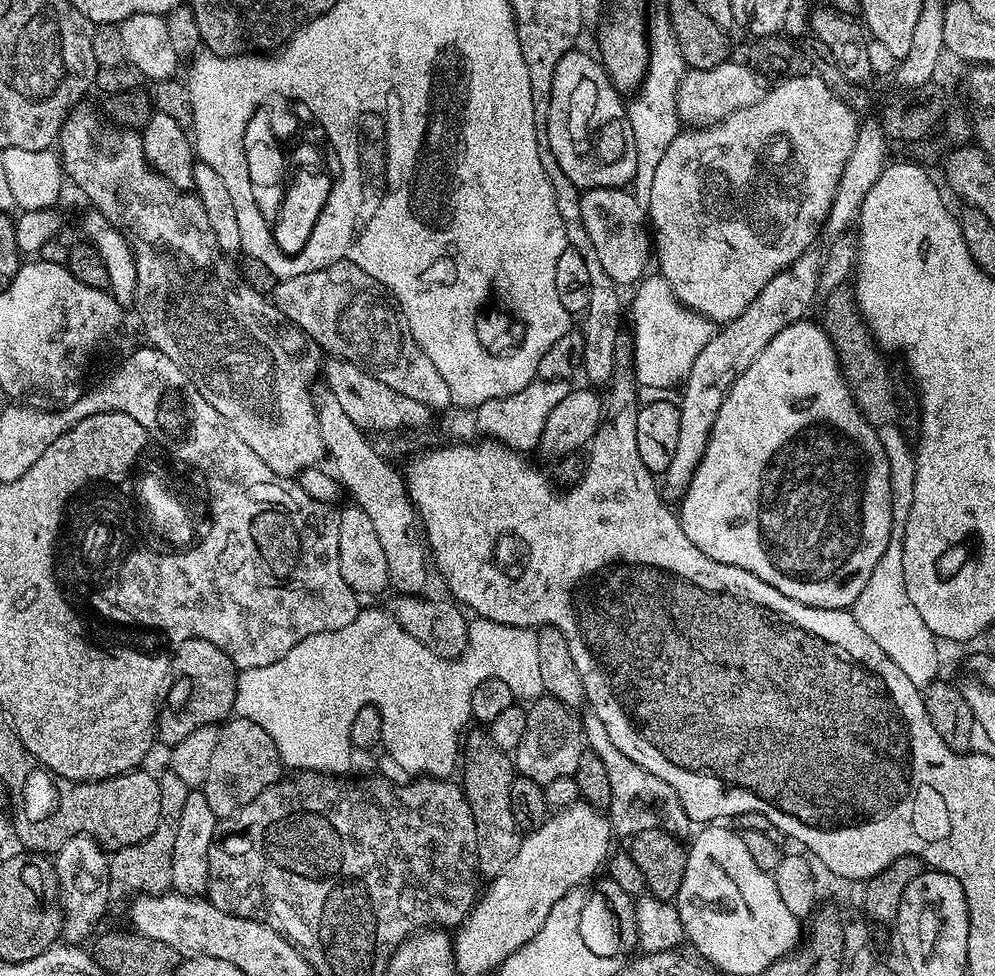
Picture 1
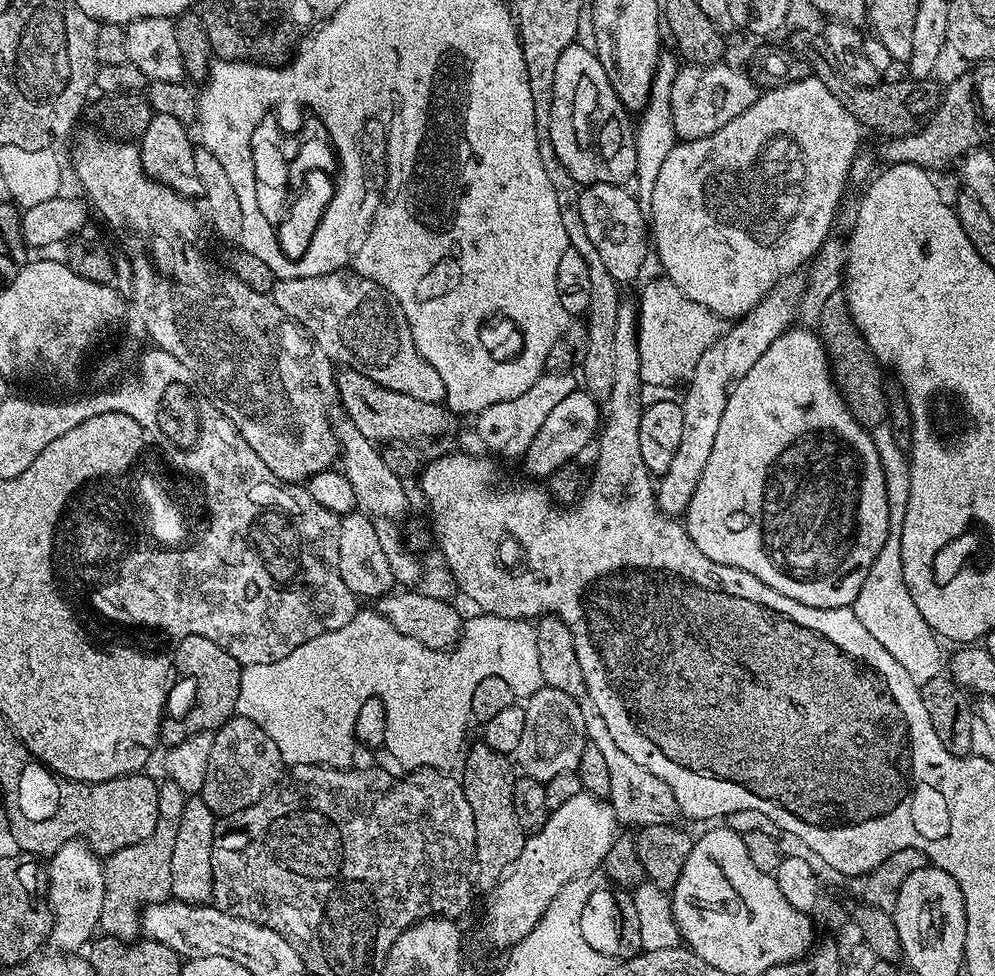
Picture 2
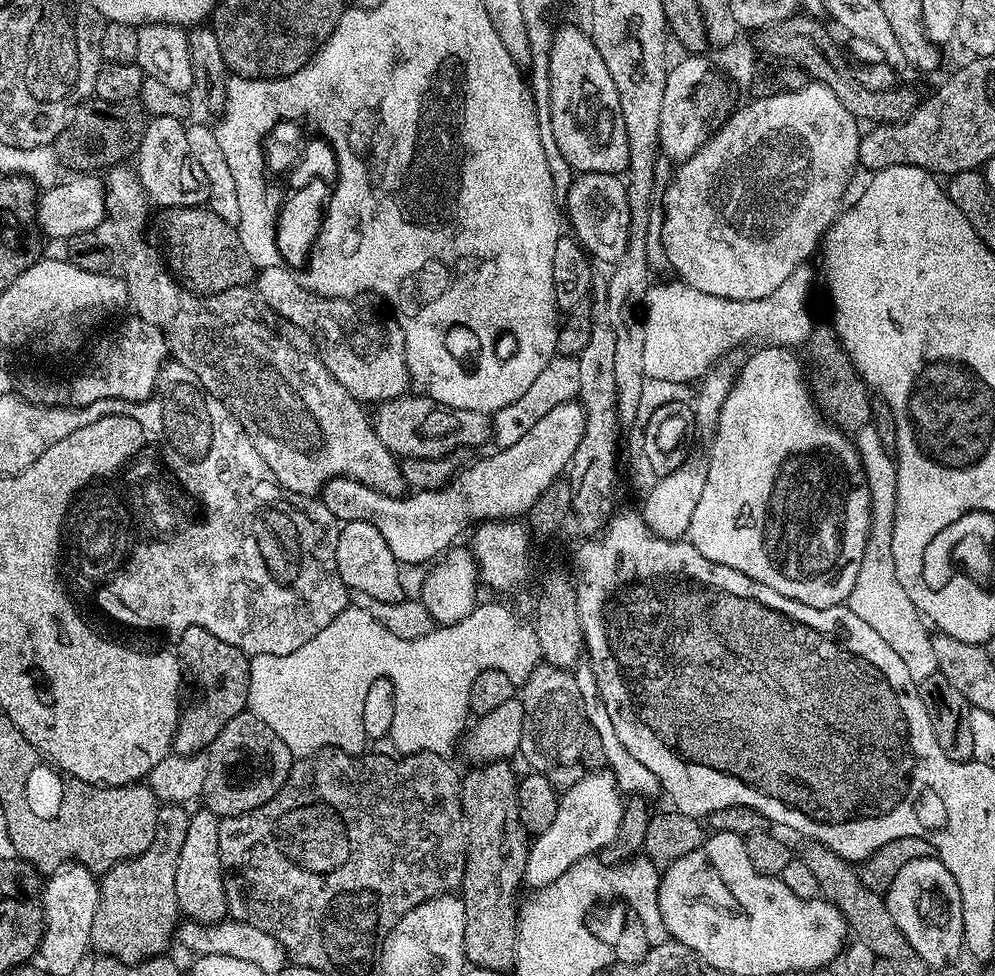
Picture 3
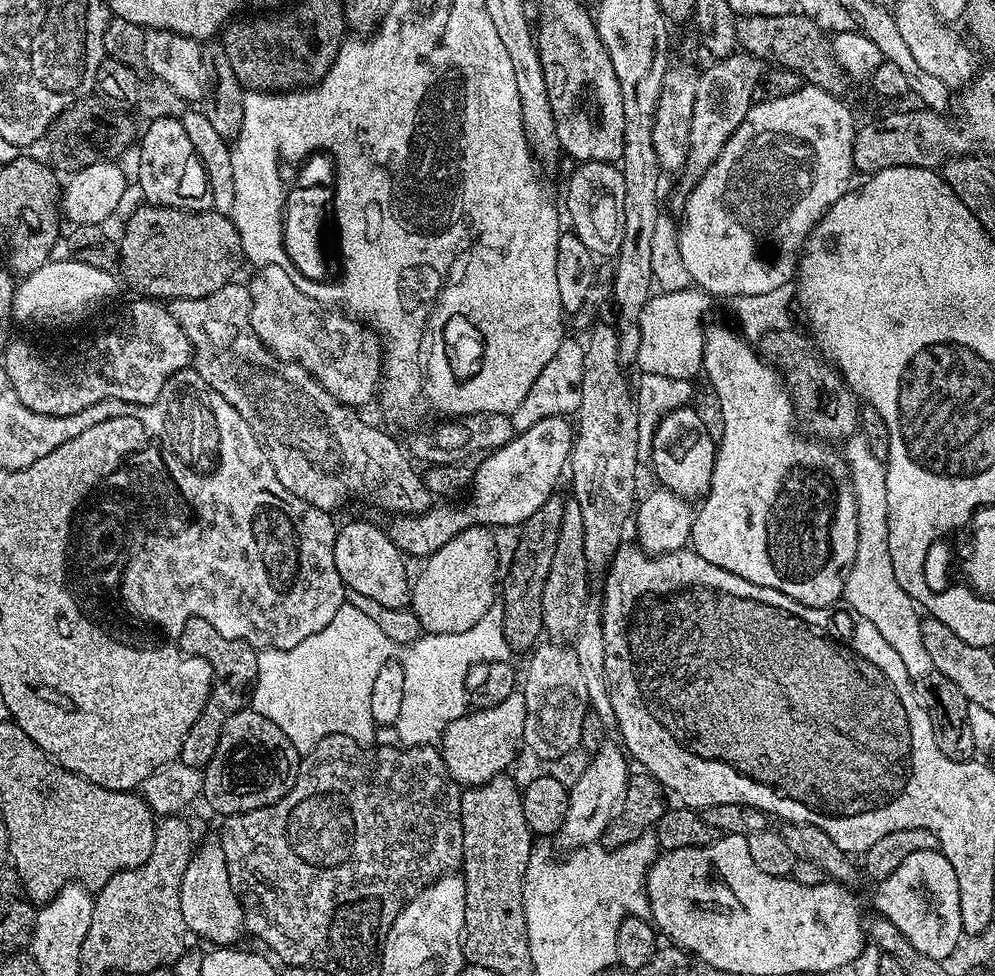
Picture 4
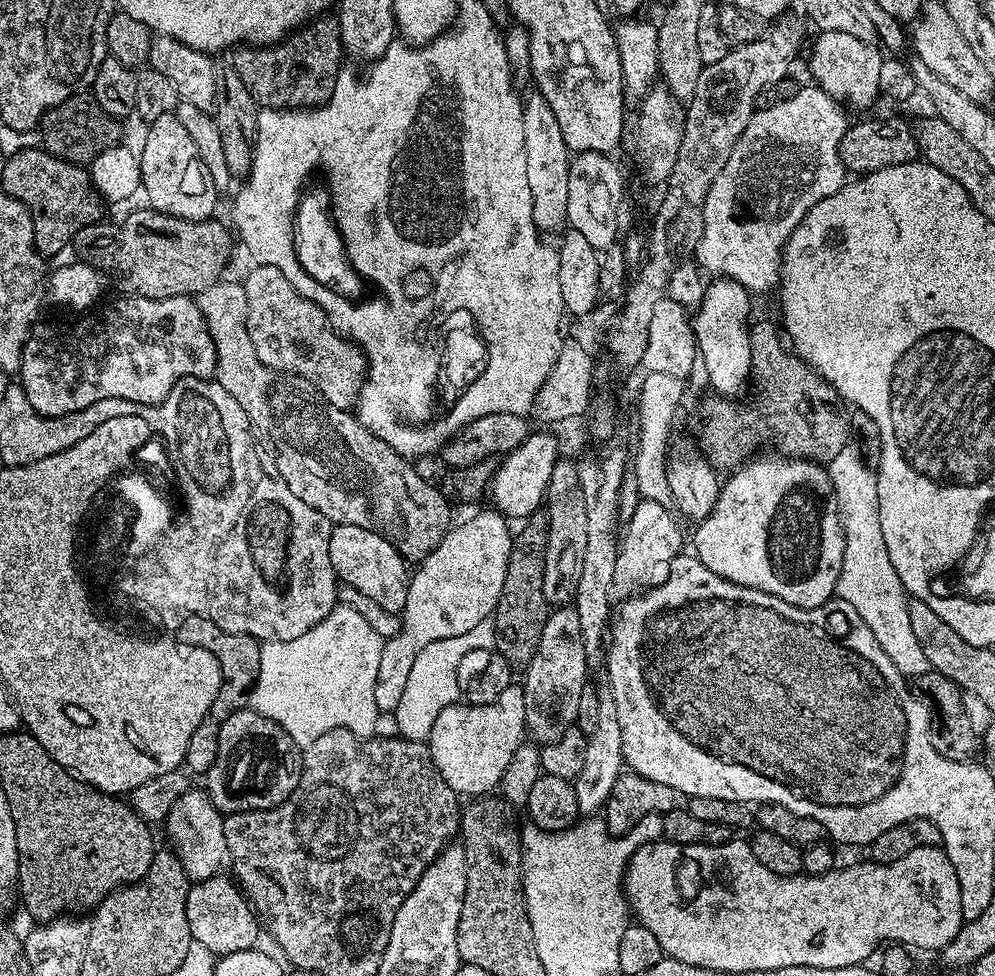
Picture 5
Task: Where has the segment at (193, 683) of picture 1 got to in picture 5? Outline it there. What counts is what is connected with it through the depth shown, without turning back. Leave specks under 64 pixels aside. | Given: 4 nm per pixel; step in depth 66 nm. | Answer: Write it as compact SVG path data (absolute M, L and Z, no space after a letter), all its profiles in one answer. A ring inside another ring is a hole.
M187 616L181 620L179 626L174 630L177 640L190 646L198 646L202 650L210 650L214 658L218 658L220 667L221 683L218 694L198 730L194 730L194 738L190 738L190 746L186 750L186 758L183 767L189 773L207 774L210 766L214 766L214 758L218 758L218 730L222 730L222 722L230 718L238 710L249 707L252 689L256 686L256 679L260 673L260 646L261 641L255 640L252 636L246 634L230 634L222 630L210 618L205 616Z

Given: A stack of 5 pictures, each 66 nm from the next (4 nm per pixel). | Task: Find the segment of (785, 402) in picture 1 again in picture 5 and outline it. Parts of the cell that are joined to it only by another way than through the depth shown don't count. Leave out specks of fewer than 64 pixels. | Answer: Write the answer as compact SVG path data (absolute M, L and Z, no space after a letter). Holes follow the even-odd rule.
M716 278L704 292L700 309L691 317L692 332L696 336L702 368L708 371L708 380L724 398L736 398L743 388L747 389L752 375L752 351L748 341L749 329L744 328L748 316L750 293L738 282L727 278ZM773 455L773 460L749 459L731 473L729 480L723 481L720 497L712 513L695 525L696 548L694 555L703 562L714 574L724 580L734 582L738 586L746 586L754 590L762 590L766 594L780 596L782 602L790 602L799 608L817 608L836 596L836 583L842 574L842 558L844 557L844 522L840 518L840 504L836 501L832 480L828 477L828 469L815 460L794 460L790 456Z

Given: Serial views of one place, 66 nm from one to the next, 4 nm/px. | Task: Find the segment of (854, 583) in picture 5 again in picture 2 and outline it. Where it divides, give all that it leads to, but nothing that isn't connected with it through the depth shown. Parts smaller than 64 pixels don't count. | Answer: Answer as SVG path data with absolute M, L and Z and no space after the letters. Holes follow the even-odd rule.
M885 422L871 429L872 441L878 450L878 458L882 462L882 474L886 482L886 498L888 499L888 510L890 516L890 526L888 527L888 537L886 542L882 542L882 550L878 550L878 558L874 558L874 566L870 566L870 574L866 574L866 582L862 582L862 590L858 590L858 598L851 604L852 613L870 630L870 635L875 638L888 653L894 657L894 662L914 678L916 684L922 685L930 682L930 678L941 675L942 656L940 660L940 644L932 627L922 618L922 613L918 606L914 606L914 598L910 598L910 590L906 590L906 578L902 578L902 546L900 545L900 527L906 518L906 510L910 502L910 466L908 465L909 453L902 445L896 441L896 436L892 433L891 423Z

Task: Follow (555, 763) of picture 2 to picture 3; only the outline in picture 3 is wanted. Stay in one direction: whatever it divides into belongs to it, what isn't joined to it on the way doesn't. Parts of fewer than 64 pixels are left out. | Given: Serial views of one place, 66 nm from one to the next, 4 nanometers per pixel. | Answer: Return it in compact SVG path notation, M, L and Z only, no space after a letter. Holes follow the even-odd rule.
M543 662L536 665L530 678L522 686L524 721L519 755L536 774L547 774L554 766L566 766L579 761L582 754L582 734L588 721L584 718L578 682L567 668L556 668Z

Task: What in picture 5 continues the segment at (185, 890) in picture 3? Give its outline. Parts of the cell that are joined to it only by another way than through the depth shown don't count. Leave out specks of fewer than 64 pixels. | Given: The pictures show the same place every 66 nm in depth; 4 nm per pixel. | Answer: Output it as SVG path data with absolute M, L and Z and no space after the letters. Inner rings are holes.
M217 874L205 880L196 880L186 894L186 922L190 922L193 941L210 950L217 958L257 947L256 939L260 936L260 928L262 932L262 924L256 921L251 906L235 879L228 877L227 880L224 874Z

